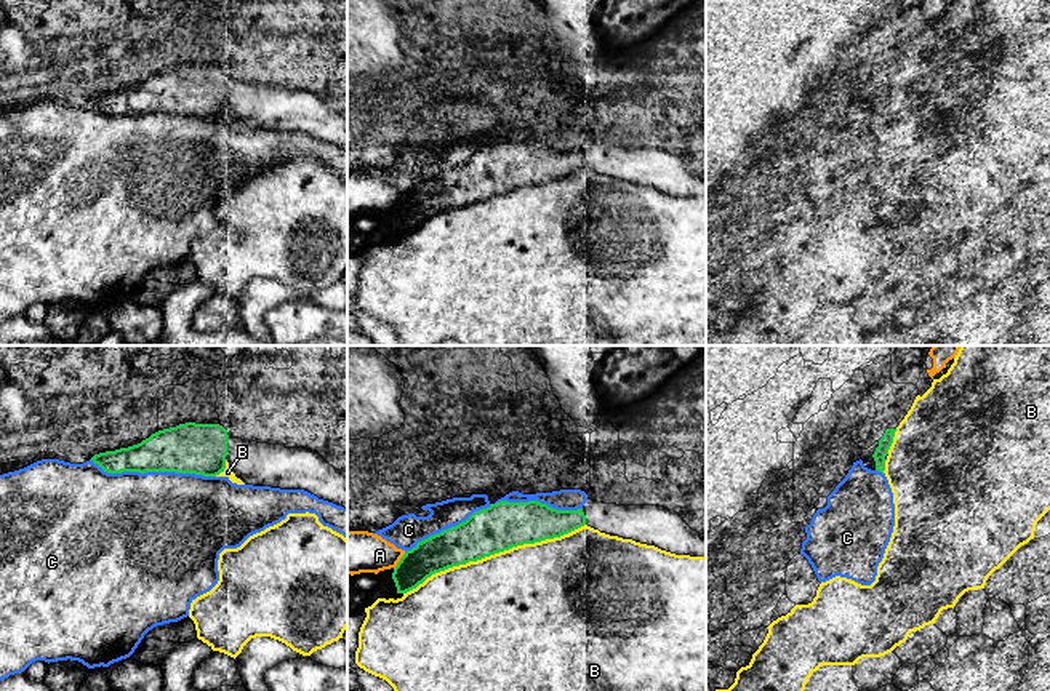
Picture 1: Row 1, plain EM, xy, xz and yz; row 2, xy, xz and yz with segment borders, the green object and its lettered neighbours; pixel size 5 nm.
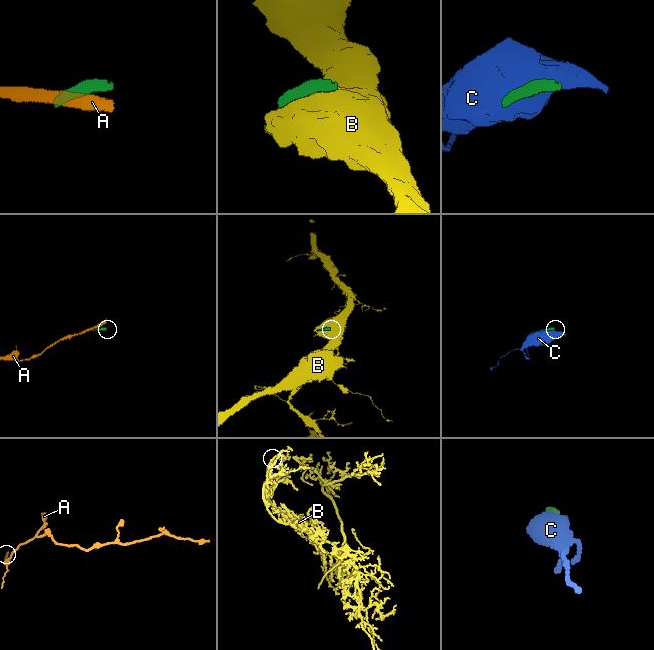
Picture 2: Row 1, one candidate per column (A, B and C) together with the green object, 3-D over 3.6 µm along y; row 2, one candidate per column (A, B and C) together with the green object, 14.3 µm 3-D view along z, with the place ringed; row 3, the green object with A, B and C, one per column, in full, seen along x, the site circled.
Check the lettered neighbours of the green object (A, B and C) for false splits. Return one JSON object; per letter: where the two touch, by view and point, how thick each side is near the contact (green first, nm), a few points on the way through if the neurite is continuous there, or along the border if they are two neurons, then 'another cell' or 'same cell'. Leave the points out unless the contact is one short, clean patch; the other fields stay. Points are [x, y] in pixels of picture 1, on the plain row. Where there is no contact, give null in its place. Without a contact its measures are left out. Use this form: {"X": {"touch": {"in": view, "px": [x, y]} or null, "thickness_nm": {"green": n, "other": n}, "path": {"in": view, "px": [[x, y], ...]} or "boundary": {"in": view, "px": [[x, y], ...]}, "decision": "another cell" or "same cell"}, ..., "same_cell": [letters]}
{"A": {"touch": {"in": "xz", "px": [400, 202]}, "thickness_nm": {"green": 190, "other": 220}, "decision": "another cell"}, "B": {"touch": {"in": "xz", "px": [493, 195]}, "thickness_nm": {"green": 240, "other": 500}, "decision": "another cell"}, "C": {"touch": {"in": "xy", "px": [152, 112]}, "thickness_nm": {"green": 260, "other": 500}, "decision": "another cell"}, "same_cell": []}

